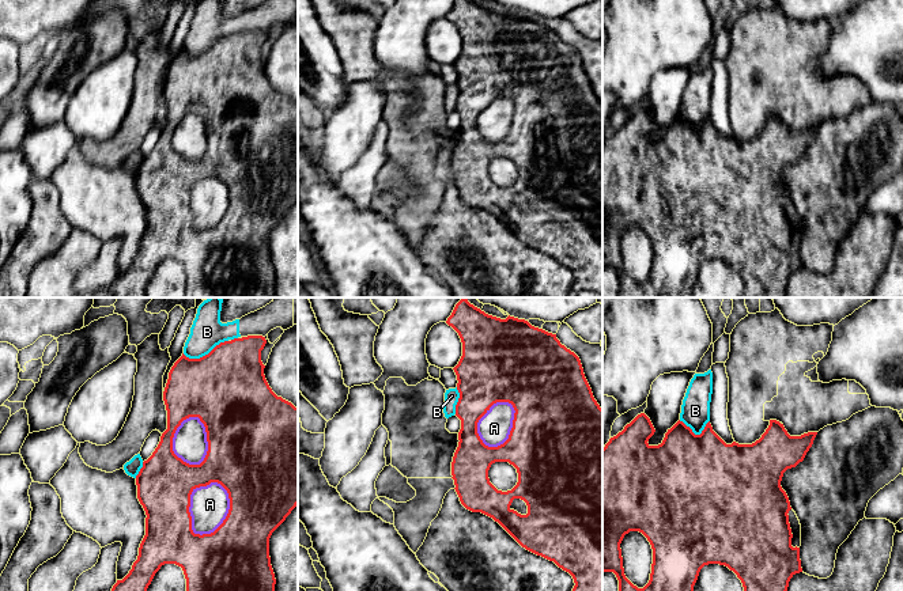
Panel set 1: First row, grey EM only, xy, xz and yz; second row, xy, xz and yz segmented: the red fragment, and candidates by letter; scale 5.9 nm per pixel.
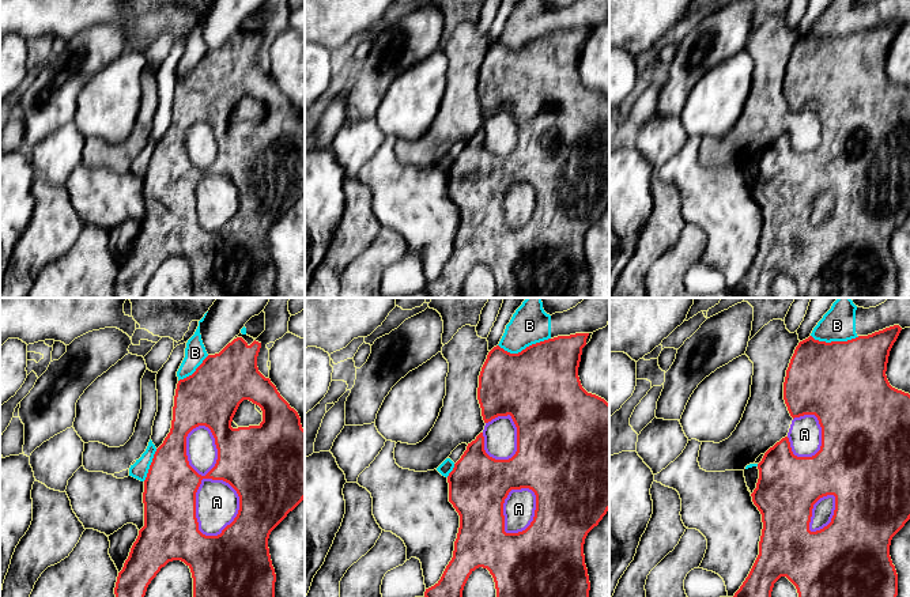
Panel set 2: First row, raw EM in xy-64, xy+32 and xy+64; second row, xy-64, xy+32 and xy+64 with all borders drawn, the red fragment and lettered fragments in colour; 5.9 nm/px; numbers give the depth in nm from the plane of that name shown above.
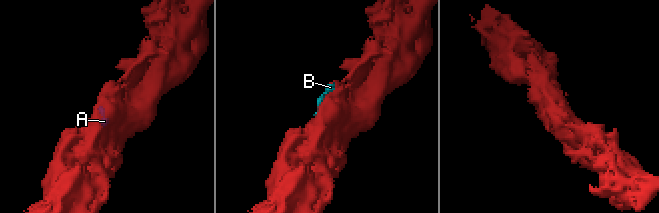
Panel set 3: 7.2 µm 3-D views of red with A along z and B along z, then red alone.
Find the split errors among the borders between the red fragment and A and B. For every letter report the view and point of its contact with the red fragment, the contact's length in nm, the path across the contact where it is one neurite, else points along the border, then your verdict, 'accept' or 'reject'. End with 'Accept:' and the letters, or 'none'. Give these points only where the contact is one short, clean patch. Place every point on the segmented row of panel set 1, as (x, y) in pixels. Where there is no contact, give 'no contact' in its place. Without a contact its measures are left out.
A: contact xy (189, 502); length 340 nm; reject
B: contact xy (206, 355); length 280 nm; reject
Accept: none

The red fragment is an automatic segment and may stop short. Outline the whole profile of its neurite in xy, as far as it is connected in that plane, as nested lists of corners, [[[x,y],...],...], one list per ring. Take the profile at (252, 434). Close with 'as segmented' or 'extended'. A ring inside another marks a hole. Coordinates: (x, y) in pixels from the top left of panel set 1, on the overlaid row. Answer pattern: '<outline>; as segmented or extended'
[[[262,336],[234,338],[216,345],[200,359],[184,353],[174,363],[163,391],[167,429],[152,455],[136,476],[137,499],[146,511],[146,535],[129,573],[117,580],[112,591],[147,591],[155,573],[165,564],[182,568],[186,591],[275,591],[275,573],[269,557],[269,538],[298,505],[298,408],[277,397],[269,387],[261,361],[267,344]],[[199,417],[205,427],[208,451],[200,465],[189,465],[173,451],[173,437],[181,423]],[[220,484],[228,493],[230,509],[223,523],[211,534],[194,534],[189,512],[196,488]]]; as segmented

